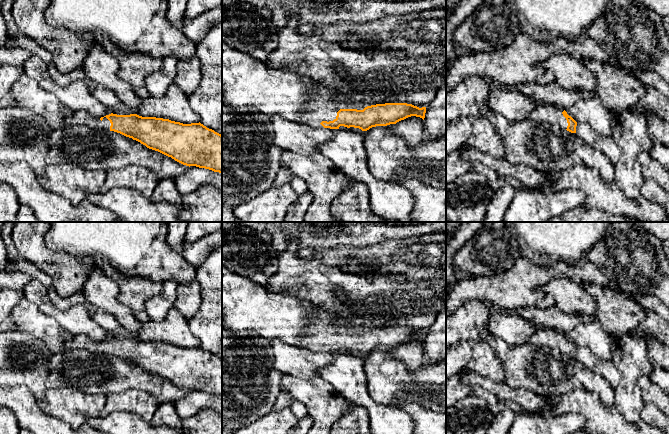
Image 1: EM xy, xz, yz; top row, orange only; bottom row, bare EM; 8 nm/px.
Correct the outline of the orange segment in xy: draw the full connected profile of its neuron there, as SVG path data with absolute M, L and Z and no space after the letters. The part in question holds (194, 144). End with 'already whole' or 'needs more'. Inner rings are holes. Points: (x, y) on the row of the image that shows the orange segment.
M82 110L64 115L62 127L85 125L120 133L186 165L222 173L222 135L203 124L183 124L137 114L96 117Z; needs more

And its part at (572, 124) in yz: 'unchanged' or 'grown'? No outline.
grown

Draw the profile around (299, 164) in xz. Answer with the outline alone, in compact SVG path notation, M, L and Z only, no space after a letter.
M287 150L281 154L280 167L290 169L303 179L312 194L304 222L338 222L333 218L330 206L350 182L340 169L320 152L306 156Z

